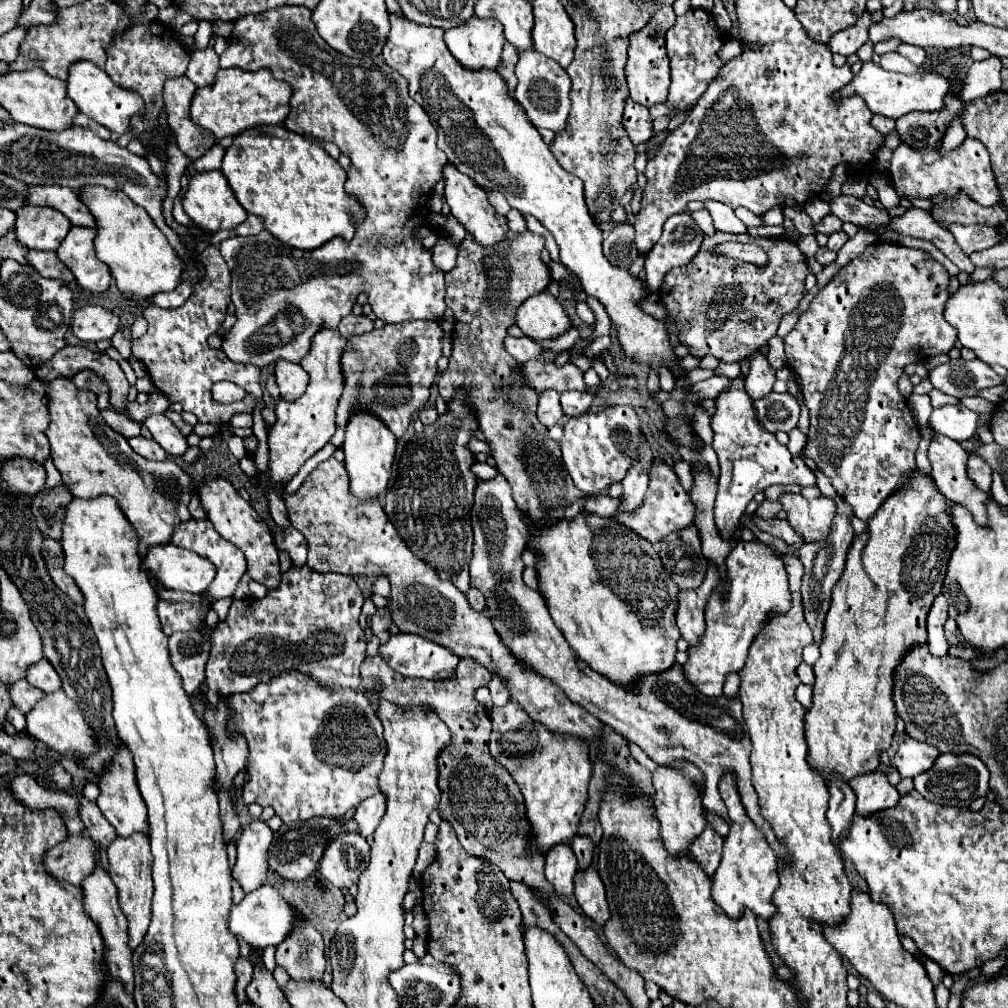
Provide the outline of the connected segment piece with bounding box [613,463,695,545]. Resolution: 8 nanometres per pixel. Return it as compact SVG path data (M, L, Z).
M651 465L651 481L649 481L649 489L645 493L643 505L637 511L631 513L615 513L615 521L627 529L631 529L633 533L637 533L639 537L647 539L653 545L659 545L661 541L665 541L665 537L669 533L681 533L685 527L693 525L693 513L695 513L695 505L689 497L689 493L681 487L679 477L675 475L673 467L669 465Z

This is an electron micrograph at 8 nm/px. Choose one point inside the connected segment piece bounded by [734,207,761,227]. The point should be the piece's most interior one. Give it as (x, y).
(748, 218)

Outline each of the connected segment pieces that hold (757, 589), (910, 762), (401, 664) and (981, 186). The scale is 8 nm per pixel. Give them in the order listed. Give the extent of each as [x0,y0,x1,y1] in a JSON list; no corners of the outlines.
[[685,539,791,695],[893,737,939,777],[379,633,459,679],[891,137,1001,207]]

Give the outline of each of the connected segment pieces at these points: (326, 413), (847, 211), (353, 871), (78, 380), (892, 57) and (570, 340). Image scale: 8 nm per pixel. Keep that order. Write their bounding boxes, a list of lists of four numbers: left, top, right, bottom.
[[267,329,347,485],[829,195,893,229],[319,833,369,889],[73,371,109,409],[881,51,929,73],[534,327,580,352]]

